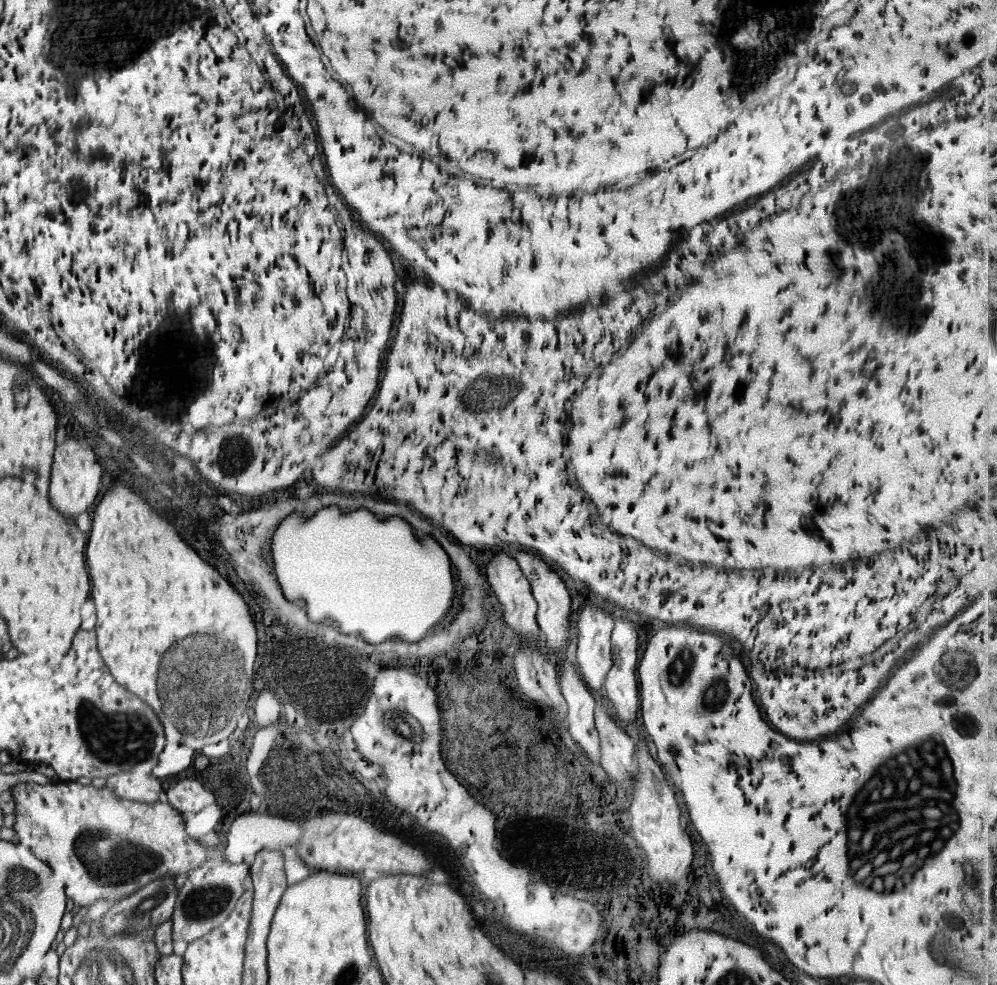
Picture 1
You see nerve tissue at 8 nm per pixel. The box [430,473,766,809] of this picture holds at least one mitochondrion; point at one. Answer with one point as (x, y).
(679, 671)

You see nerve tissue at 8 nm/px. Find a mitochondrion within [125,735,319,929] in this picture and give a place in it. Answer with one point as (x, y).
(205, 902)

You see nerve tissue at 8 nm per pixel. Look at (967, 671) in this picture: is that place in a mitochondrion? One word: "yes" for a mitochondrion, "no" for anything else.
yes

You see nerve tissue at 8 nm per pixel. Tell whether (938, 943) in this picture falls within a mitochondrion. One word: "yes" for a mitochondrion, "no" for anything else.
yes

